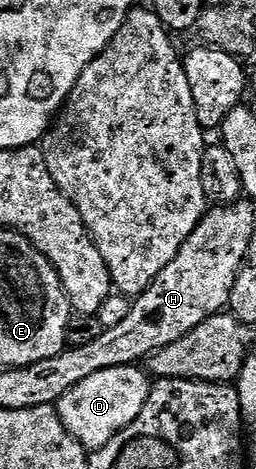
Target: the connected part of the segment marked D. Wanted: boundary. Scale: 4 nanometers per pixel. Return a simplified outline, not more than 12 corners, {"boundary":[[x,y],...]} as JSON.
{"boundary":[[106,368],[74,384],[56,413],[100,450],[142,412],[149,375]]}

